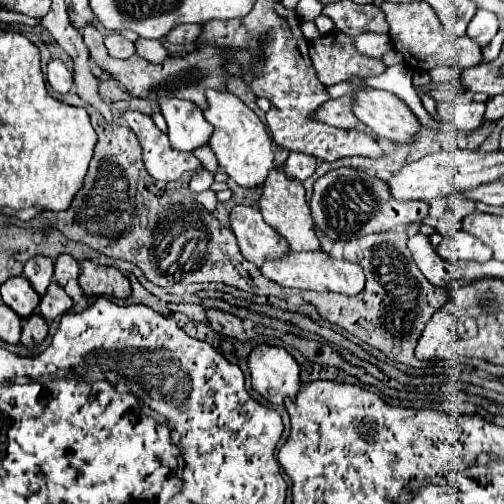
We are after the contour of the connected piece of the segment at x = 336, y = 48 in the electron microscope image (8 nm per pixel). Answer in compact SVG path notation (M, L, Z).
M328 33L310 43L310 59L322 85L334 85L348 77L374 77L384 73L386 65L378 59L368 59L352 47L350 37L344 33Z

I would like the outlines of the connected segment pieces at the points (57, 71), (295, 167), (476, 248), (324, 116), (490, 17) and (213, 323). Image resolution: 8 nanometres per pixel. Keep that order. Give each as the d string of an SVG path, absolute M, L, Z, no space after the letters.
M52 59L48 63L48 69L46 69L46 79L48 83L52 85L52 89L56 93L68 93L74 85L74 79L72 79L72 73L68 71L68 67L60 61L60 59Z
M290 153L286 163L284 163L284 169L290 177L298 179L298 181L304 181L306 177L310 177L316 169L316 159L310 157L310 155L304 155L304 153Z
M464 229L456 231L450 237L444 237L444 241L436 247L436 253L448 261L458 261L458 259L488 261L492 257L492 251Z
M350 97L328 99L326 105L320 105L320 109L314 111L314 121L324 121L340 129L352 129L358 123L358 119L352 113Z
M478 9L468 25L468 35L478 45L488 45L498 31L498 17L486 9Z
M206 309L206 317L208 317L208 325L216 333L222 333L222 335L228 335L228 337L236 337L240 341L248 339L246 333L244 333L244 327L242 327L242 319L238 319L236 315L226 313L222 309Z

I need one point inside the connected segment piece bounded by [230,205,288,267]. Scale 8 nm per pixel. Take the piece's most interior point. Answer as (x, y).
(258, 241)

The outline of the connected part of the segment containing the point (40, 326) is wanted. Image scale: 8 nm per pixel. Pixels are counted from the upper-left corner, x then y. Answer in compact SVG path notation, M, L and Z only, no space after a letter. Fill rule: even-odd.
M34 315L34 317L26 317L26 321L22 323L22 343L32 349L34 345L38 345L48 333L48 325L46 319L42 315Z

